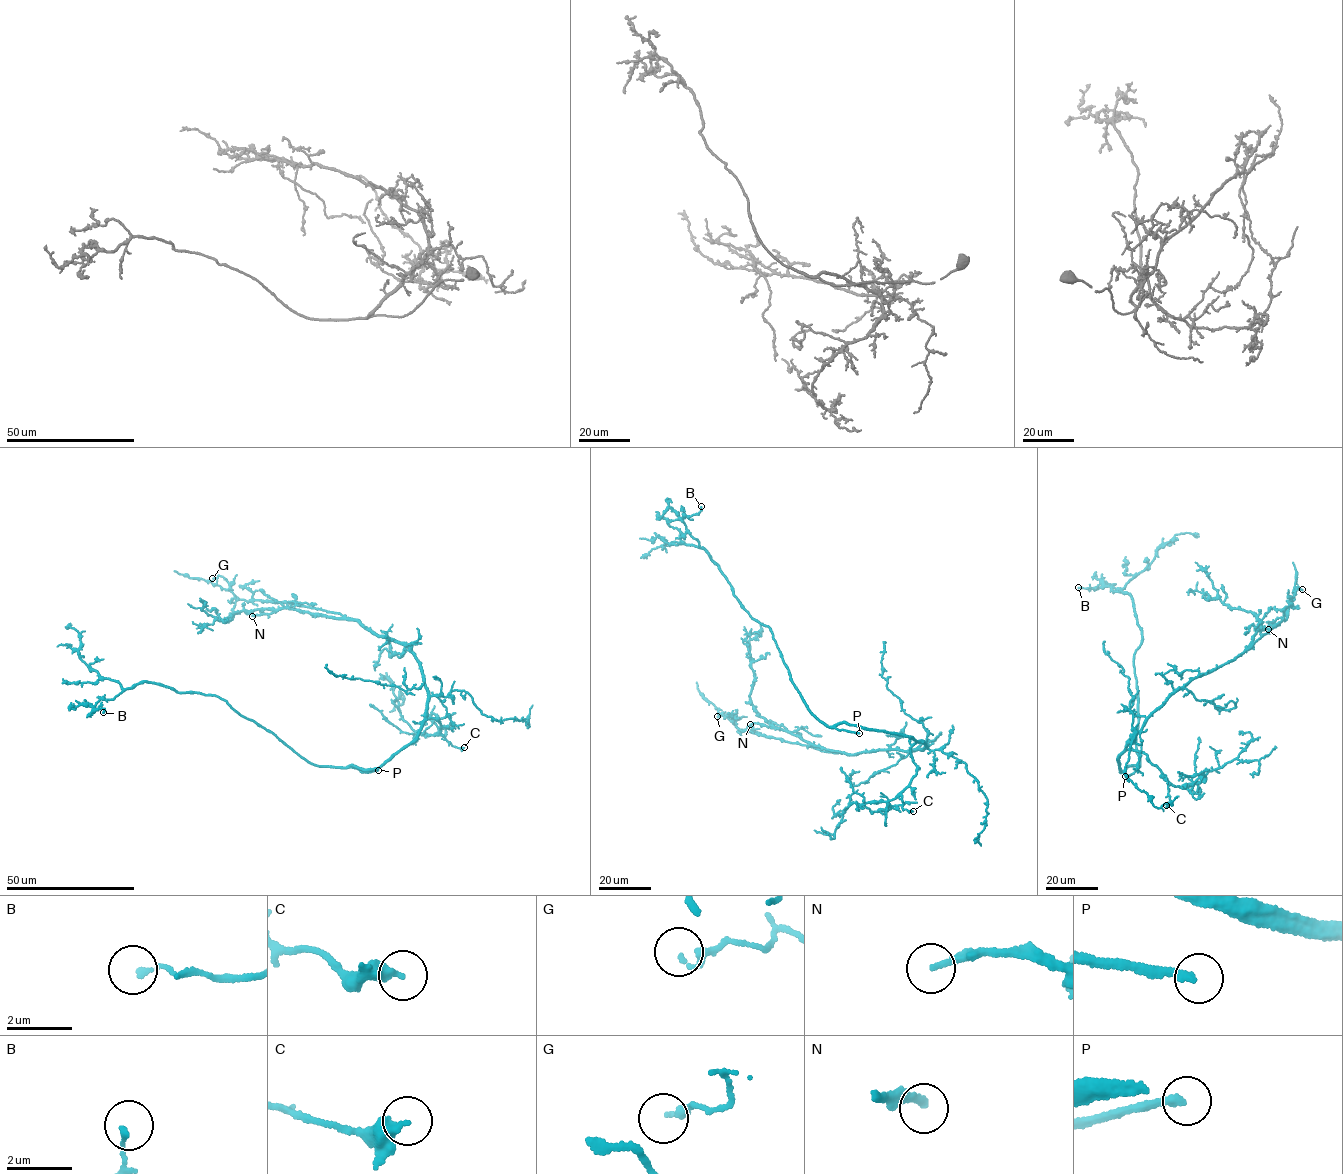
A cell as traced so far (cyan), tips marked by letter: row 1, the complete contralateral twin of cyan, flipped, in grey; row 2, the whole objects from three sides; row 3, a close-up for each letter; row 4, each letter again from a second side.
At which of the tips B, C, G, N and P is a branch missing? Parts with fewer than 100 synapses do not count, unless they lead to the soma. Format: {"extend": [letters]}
{"extend": ["P"]}

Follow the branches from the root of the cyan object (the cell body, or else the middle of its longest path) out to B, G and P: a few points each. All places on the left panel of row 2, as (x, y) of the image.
B: (388, 759), (365, 769), (318, 766), (226, 701), (159, 683), (140, 682), (100, 700), (92, 707), (103, 712)
G: (388, 759), (416, 737), (429, 701), (408, 647), (339, 614), (284, 602), (245, 601), (224, 577), (212, 578)
P: (388, 759), (377, 768), (352, 766), (367, 773), (378, 770)

